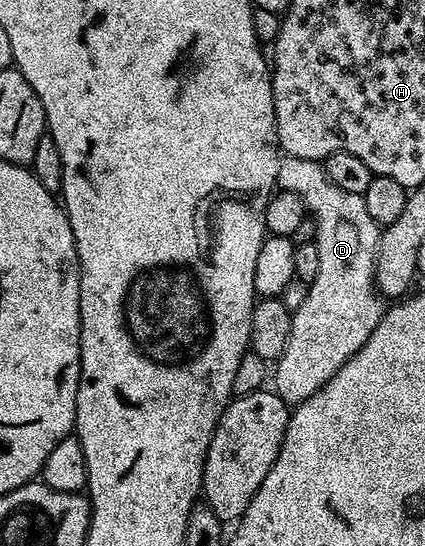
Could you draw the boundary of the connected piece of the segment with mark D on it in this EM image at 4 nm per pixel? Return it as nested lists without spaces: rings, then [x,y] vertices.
[[[297,157],[284,158],[283,164],[279,167],[277,184],[284,192],[299,194],[306,210],[311,214],[311,221],[317,224],[315,244],[319,251],[319,275],[315,275],[315,279],[311,282],[303,307],[292,313],[291,335],[287,339],[287,347],[283,351],[281,360],[275,365],[275,377],[277,373],[275,391],[284,399],[286,405],[296,407],[320,391],[360,351],[363,343],[367,343],[367,339],[381,322],[382,298],[375,288],[375,258],[379,227],[373,222],[371,215],[367,215],[367,203],[362,194],[343,191],[339,185],[330,181],[324,170],[305,164]]]

